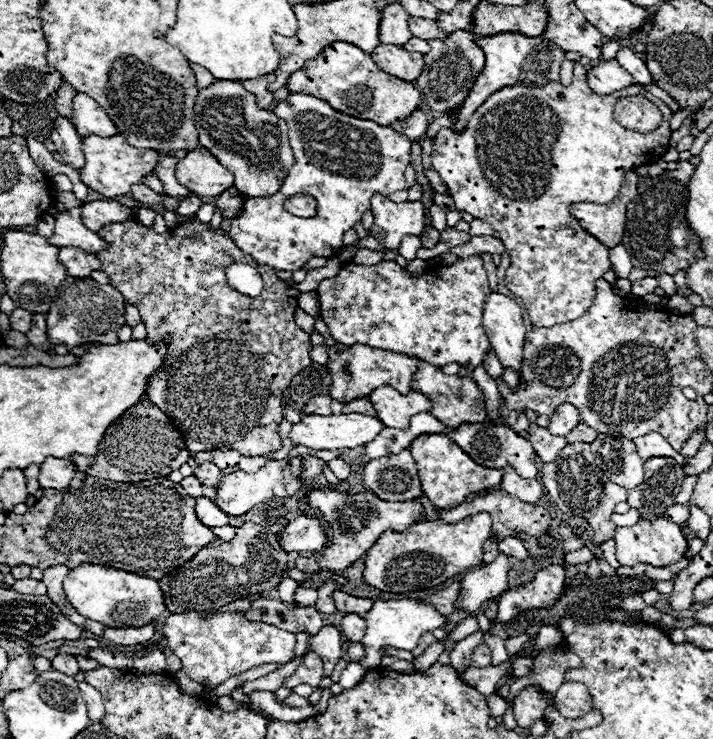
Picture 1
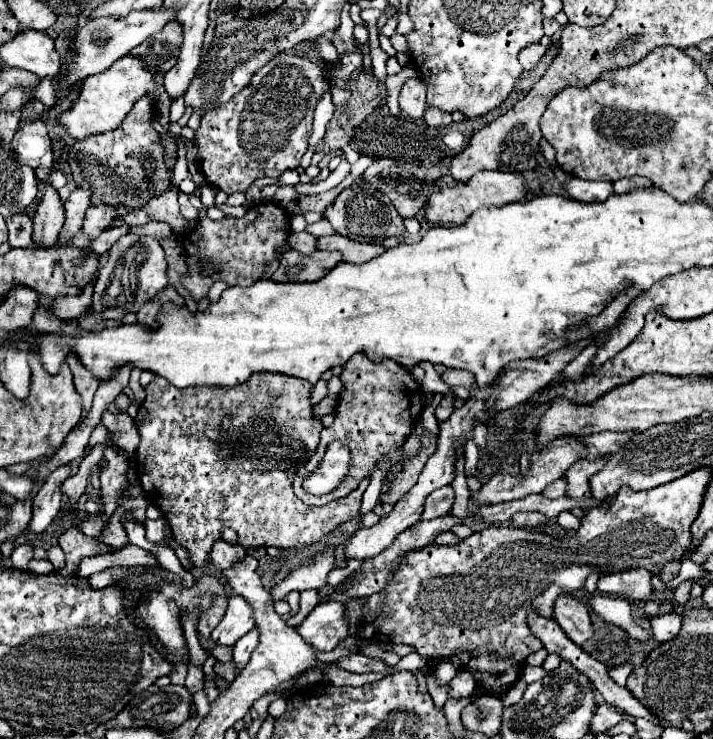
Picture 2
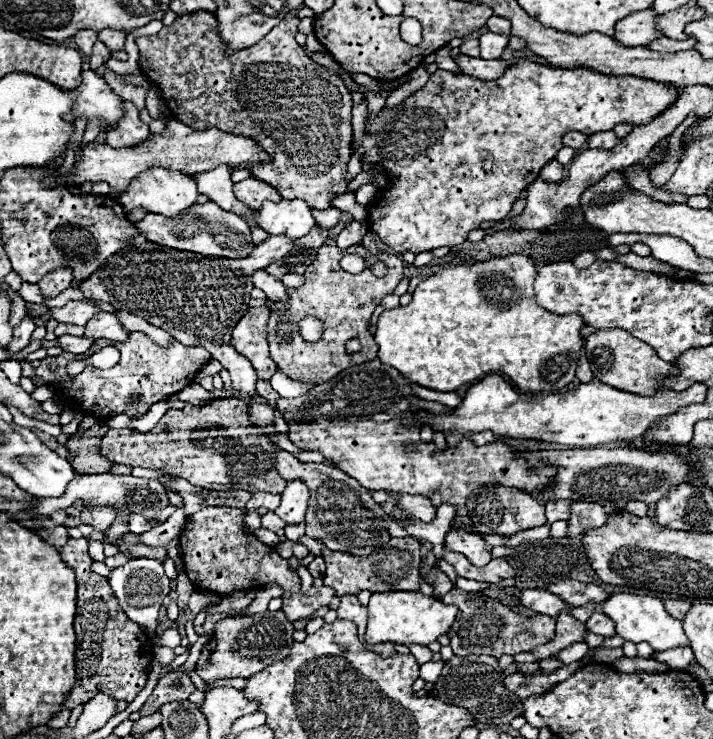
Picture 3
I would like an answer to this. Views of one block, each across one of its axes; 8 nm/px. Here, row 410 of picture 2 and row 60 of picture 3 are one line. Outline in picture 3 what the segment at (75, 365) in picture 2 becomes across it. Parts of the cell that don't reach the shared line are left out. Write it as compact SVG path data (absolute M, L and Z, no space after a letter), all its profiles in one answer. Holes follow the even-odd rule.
M80 30L76 36L74 36L74 42L78 44L78 48L86 54L86 62L82 64L82 70L89 70L89 58L90 50L94 46L94 42L98 40L98 34L94 30Z

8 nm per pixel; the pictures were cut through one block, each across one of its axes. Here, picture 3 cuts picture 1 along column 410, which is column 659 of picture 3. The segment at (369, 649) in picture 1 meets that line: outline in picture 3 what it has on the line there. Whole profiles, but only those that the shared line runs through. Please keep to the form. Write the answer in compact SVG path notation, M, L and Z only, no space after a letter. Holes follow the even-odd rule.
M610 594L608 600L602 604L602 612L614 620L616 634L624 640L630 640L634 644L648 642L654 650L668 650L676 646L690 646L690 640L686 638L682 630L682 622L672 618L666 610L660 598L652 596L638 596L638 594Z

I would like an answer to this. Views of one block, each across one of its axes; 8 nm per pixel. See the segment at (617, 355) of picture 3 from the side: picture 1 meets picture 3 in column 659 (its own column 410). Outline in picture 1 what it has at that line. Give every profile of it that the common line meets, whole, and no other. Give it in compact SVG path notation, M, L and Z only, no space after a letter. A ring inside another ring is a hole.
M334 344L328 348L330 358L328 358L328 370L332 374L332 390L330 396L340 402L350 402L356 398L370 396L372 390L382 388L382 386L392 386L400 394L408 394L412 390L412 374L420 366L420 358L410 358L400 352L390 352L390 350L380 350L380 348L370 348L370 346L342 346Z

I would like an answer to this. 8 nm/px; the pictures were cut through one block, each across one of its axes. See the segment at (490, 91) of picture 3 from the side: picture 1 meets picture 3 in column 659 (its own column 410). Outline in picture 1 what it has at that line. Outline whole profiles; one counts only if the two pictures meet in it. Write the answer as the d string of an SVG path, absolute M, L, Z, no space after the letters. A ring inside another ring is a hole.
M348 42L328 44L314 60L304 64L304 70L292 74L286 86L290 92L312 94L320 100L326 100L334 110L354 118L374 120L382 126L408 118L422 104L422 94L412 82L382 72L366 52Z

